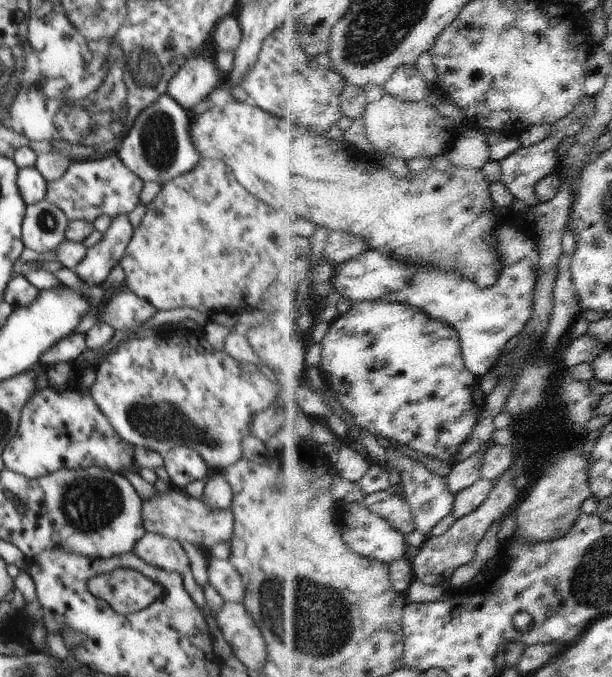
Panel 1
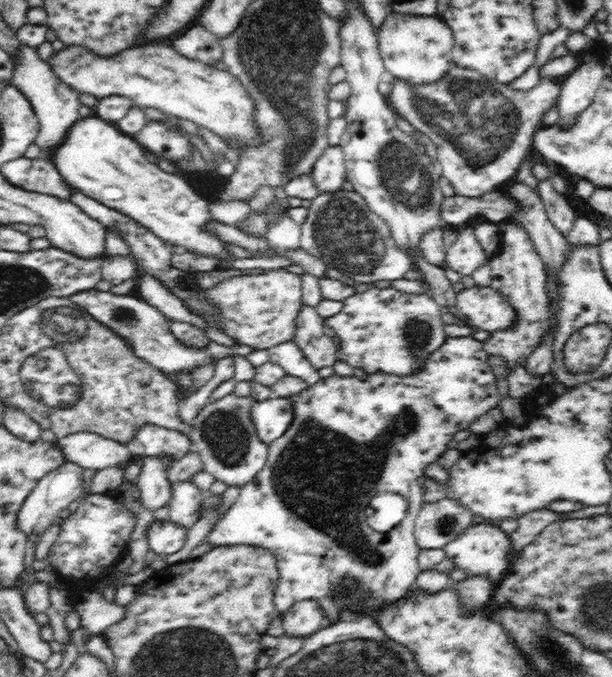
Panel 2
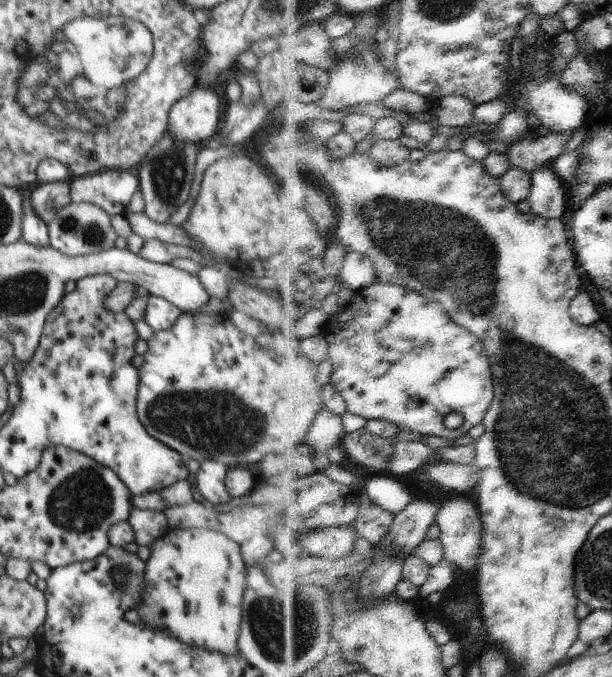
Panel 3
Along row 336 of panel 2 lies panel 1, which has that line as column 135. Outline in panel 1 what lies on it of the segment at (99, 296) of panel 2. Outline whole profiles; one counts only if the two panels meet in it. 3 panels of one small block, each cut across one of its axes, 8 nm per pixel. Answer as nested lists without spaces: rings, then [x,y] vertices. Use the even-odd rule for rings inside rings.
[[[167,93],[162,94],[148,108],[144,108],[140,116],[136,116],[130,132],[115,154],[128,170],[140,176],[142,183],[153,181],[162,185],[174,180],[180,174],[192,172],[201,160],[190,138],[189,114]]]

